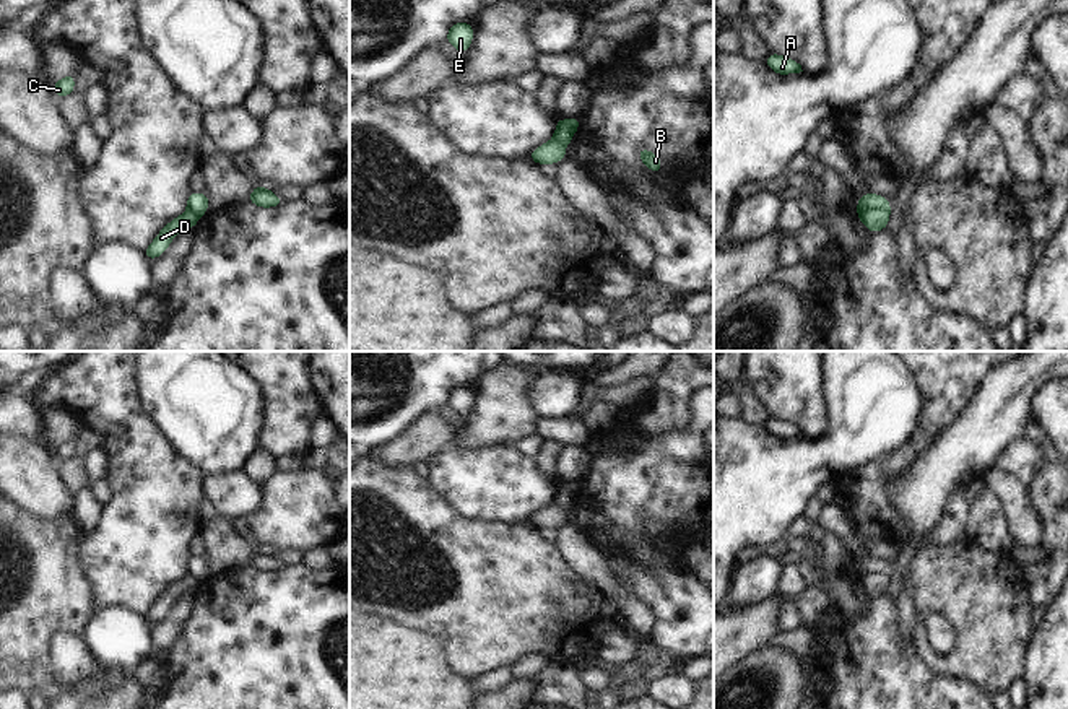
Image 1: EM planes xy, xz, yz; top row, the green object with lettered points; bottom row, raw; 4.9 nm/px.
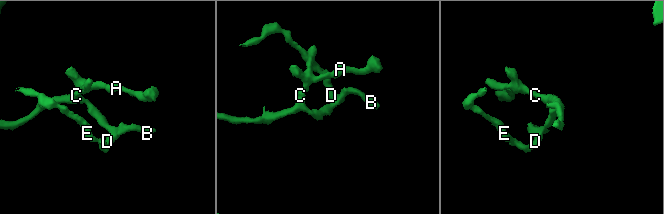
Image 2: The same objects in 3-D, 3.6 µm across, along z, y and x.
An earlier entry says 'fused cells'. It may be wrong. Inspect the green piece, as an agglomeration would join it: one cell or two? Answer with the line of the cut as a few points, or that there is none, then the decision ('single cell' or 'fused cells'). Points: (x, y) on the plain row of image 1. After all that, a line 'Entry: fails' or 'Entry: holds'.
cut yz (890, 573), (872, 573), (862, 584); fused cells
Entry: holds

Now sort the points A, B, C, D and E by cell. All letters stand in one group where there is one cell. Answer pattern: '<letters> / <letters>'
A B C / D E

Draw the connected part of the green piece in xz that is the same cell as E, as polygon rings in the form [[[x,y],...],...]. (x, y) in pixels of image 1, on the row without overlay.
[[[457,385],[454,387],[445,400],[445,405],[460,418],[465,418],[473,405],[475,394],[470,387]]]

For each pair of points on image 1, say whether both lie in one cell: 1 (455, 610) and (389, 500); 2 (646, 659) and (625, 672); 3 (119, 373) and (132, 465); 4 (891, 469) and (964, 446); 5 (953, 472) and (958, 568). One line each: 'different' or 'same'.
1: same
2: different
3: same
4: different
5: different

